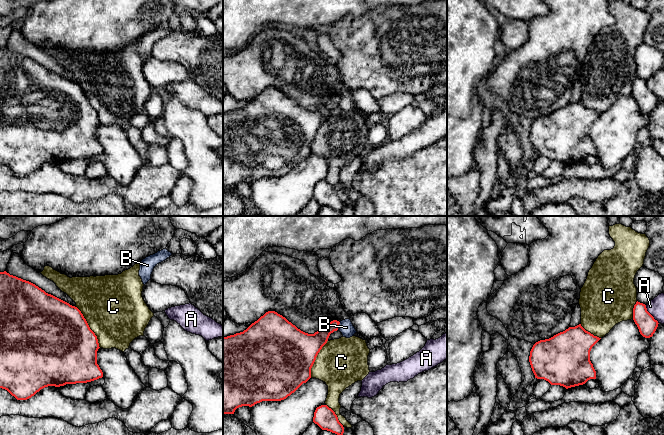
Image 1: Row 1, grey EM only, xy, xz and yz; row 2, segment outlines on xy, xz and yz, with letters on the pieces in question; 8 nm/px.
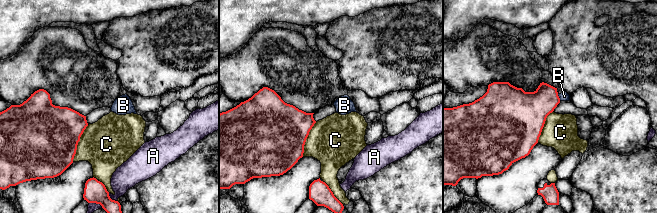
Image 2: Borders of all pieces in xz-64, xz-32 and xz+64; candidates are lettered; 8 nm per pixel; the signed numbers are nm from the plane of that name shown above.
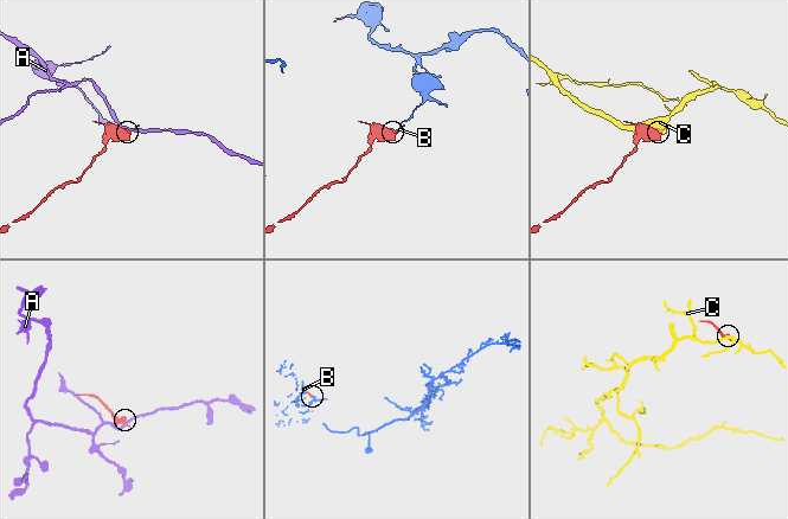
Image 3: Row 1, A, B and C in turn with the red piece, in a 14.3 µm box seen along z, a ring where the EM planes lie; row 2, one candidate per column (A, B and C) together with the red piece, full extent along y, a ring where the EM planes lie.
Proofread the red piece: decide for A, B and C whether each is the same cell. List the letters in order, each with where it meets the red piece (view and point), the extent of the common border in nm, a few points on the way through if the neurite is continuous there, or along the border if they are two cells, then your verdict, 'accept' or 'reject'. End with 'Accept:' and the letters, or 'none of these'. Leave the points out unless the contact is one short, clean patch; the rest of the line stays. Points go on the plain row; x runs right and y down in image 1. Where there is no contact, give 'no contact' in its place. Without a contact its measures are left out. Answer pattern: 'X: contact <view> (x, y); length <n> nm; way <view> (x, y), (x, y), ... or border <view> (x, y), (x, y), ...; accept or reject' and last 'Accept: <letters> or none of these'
A: contact yz (650, 90); length 190 nm; border yz (645, 81), (648, 88), (658, 99); reject
B: contact xz (338, 102); length 70 nm; border xz (340, 98), (337, 105); reject
C: contact xy (89, 103); length 380 nm; reject
Accept: none of these

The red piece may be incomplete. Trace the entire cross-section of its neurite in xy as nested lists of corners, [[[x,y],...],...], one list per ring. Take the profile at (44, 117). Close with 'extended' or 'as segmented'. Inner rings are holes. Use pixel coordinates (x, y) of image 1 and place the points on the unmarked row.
[[[6,47],[0,48],[0,164],[7,166],[17,176],[27,176],[48,162],[60,163],[66,160],[87,159],[102,154],[103,148],[97,140],[99,124],[97,112],[90,105],[86,95],[77,83],[46,69],[29,57],[10,51]]] | as segmented

